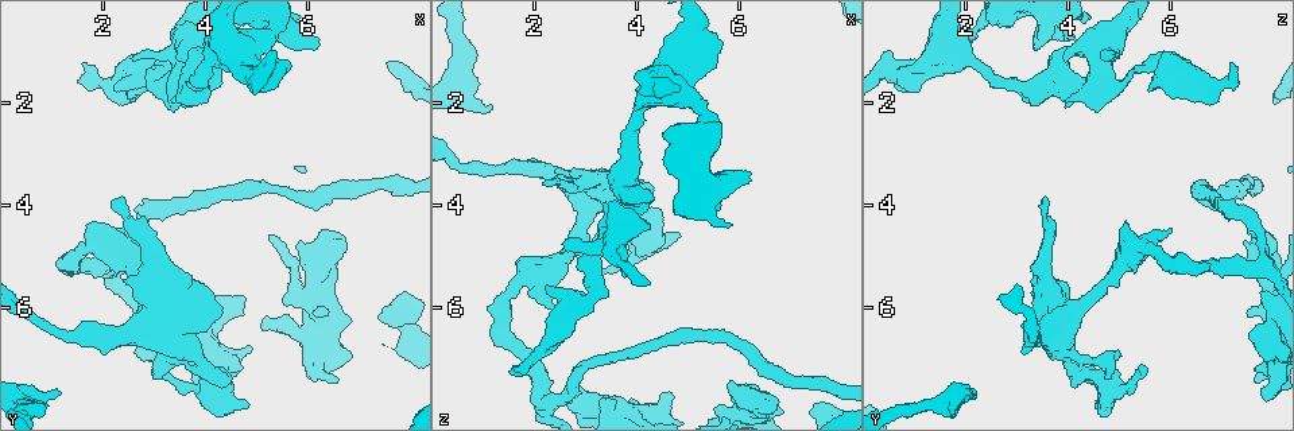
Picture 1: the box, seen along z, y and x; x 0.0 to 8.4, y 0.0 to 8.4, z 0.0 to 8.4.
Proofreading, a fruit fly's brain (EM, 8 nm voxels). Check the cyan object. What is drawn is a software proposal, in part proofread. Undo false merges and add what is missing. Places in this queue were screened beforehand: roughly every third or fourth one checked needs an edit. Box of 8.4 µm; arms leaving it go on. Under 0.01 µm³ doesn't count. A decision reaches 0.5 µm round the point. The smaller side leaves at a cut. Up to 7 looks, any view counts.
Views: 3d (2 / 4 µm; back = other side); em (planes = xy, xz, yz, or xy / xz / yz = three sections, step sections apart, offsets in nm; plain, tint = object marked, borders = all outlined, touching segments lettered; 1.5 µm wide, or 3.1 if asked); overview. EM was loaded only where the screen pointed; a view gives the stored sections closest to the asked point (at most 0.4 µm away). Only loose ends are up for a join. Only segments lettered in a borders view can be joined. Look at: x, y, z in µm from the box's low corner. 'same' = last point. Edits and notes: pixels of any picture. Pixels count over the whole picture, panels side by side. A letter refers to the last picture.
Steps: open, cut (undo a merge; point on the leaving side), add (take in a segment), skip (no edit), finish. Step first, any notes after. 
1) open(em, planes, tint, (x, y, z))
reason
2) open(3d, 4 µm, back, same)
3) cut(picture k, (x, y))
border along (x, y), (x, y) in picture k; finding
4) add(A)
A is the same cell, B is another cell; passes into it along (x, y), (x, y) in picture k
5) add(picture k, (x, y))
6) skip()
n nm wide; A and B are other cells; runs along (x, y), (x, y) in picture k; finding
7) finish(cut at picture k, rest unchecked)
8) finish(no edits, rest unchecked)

open(3d, 2 µm, (6.10, 6.05, 7.85))
thin arm on a thick one

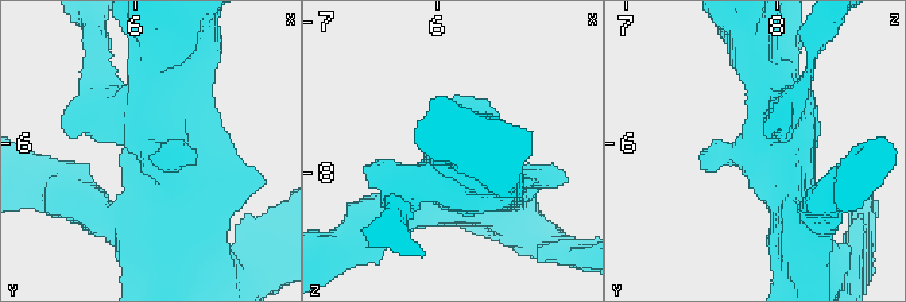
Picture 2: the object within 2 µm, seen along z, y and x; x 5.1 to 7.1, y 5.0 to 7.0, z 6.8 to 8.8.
open(em, planes, tint, (6.16, 6.06, 7.84))
need the tissue

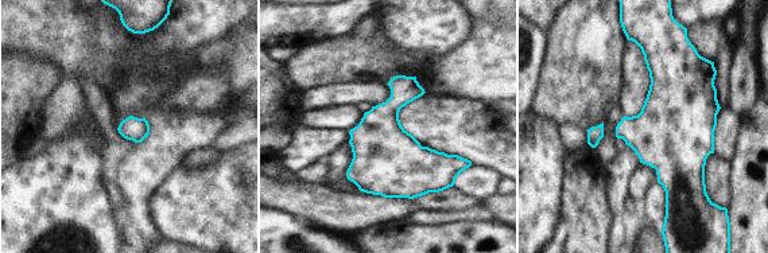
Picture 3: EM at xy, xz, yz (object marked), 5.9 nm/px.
open(em, planes, borders, same)

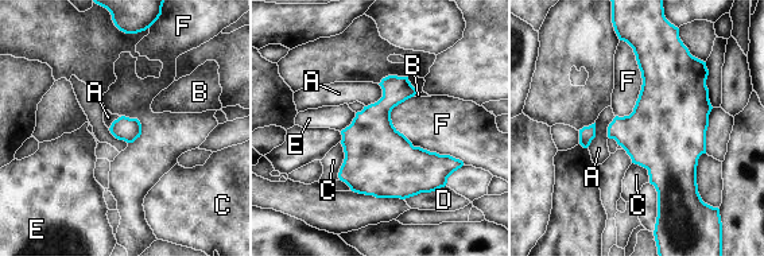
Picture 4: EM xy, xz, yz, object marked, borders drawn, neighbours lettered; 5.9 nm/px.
skip()
A, B, C, D, E and F are other cells; border along (391, 109), (414, 146), (464, 163) in picture 4; all the same neuron

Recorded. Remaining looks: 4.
open(em, planes, borders, (2.15, 3.90, 3.60))
an open end

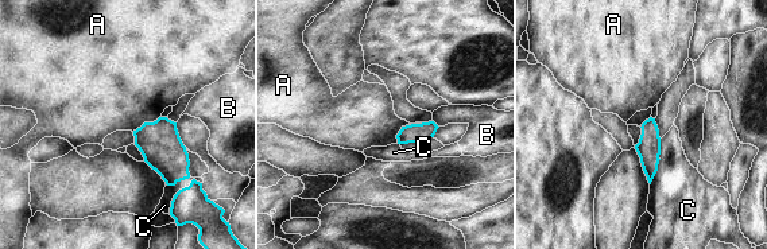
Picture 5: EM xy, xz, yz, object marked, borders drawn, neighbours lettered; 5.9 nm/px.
skip()
C touches over 260 nm; A, B and C are other cells; border along (161, 116), (144, 121), (132, 131) in picture 5; none of them fits

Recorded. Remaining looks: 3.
open(3d, 4 µm, (3.25, 1.35, 5.30))
thin neck

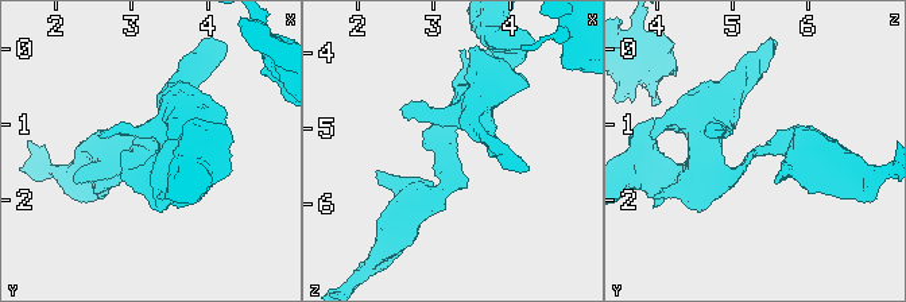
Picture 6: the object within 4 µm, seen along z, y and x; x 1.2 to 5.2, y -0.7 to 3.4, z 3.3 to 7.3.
open(em, xz, step 4, tint, (3.20, 1.40, 5.25))
shape alone is not enough

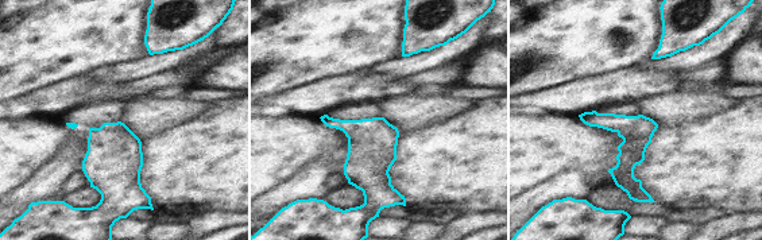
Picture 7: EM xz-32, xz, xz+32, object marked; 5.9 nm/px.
open(em, planes, borders, same)

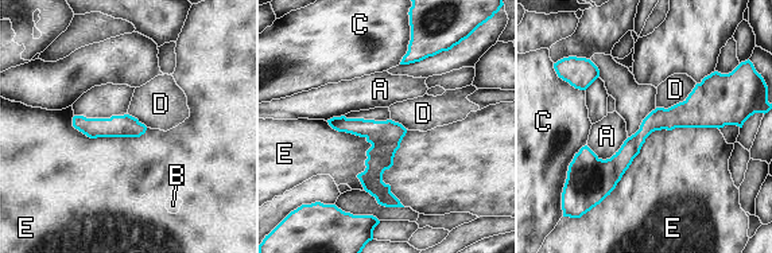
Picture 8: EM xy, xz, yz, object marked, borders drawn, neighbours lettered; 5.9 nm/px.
skip()
A, B, C, D and E are other cells; border along (697, 84), (682, 101), (656, 108) in picture 8; all the same neuron

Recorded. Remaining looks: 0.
finish(no edits, rest unchecked)

